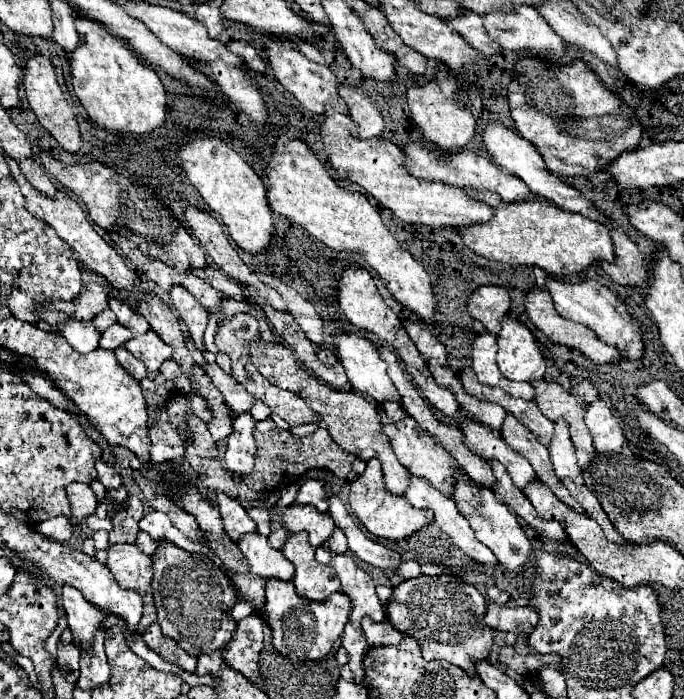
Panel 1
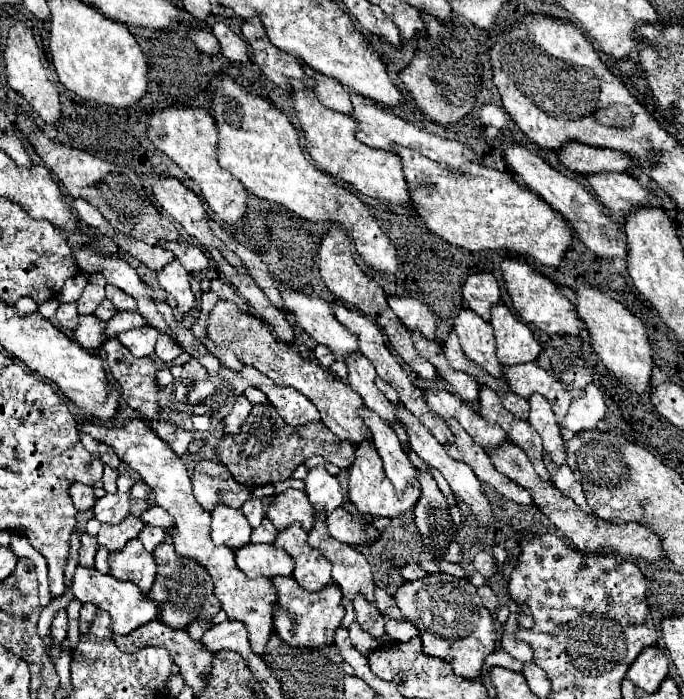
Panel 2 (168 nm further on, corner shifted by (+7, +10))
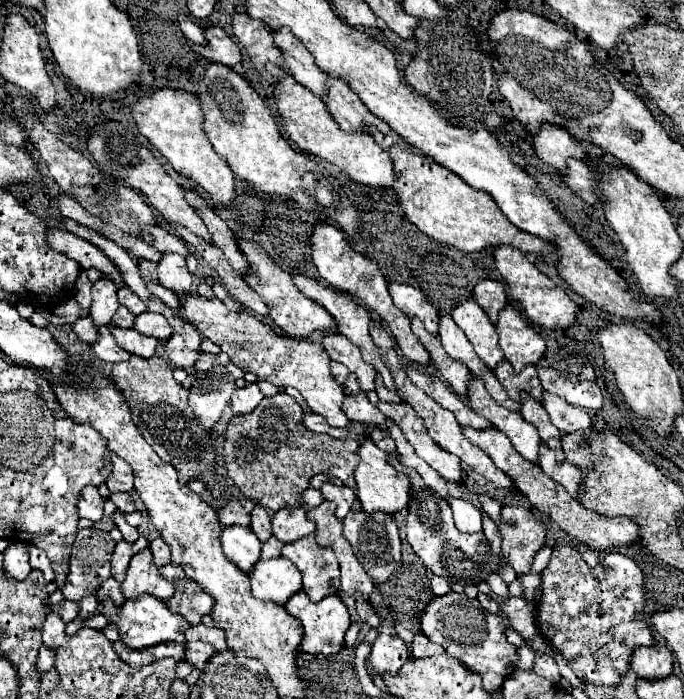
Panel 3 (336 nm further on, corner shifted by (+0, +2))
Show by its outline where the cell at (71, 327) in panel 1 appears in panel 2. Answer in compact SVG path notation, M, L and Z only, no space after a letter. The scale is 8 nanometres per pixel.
M80 316L80 324L74 330L74 340L86 350L98 350L104 342L108 342L106 322L96 316Z

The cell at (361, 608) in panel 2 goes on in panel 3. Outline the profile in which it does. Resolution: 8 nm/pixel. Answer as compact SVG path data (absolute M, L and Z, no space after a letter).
M355 594L355 600L357 600L357 614L359 614L361 622L365 622L369 628L379 628L379 618L377 618L371 602L367 602L361 594Z

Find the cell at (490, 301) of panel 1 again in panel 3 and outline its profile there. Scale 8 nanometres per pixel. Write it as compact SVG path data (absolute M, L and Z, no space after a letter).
M481 280L475 290L473 290L473 298L477 300L477 304L485 310L485 314L489 316L491 324L497 322L497 314L499 310L507 304L507 294L501 282L497 280Z

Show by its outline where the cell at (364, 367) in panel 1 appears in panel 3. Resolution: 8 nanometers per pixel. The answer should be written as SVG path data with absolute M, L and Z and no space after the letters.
M237 240L239 248L243 250L243 254L249 258L251 262L251 270L249 276L245 278L247 284L261 296L261 300L271 308L271 318L275 320L275 324L279 328L283 328L289 336L295 338L309 338L313 332L321 332L321 334L335 334L337 332L337 322L333 322L331 314L321 308L319 304L315 304L313 300L309 300L293 282L293 278L289 274L285 274L267 254L263 248L247 242L247 240Z

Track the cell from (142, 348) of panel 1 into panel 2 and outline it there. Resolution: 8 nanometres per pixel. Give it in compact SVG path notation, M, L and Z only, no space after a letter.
M142 326L134 330L126 330L116 336L134 356L152 356L154 354L154 344L158 338L158 330L152 326Z

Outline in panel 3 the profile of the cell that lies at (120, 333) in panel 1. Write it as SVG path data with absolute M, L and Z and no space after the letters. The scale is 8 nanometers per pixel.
M155 312L139 314L135 318L133 330L137 330L139 334L145 334L145 336L153 336L153 338L157 338L161 342L165 342L173 334L173 328L165 320L165 316L163 314L155 314Z

